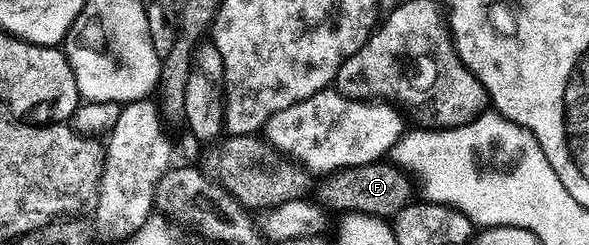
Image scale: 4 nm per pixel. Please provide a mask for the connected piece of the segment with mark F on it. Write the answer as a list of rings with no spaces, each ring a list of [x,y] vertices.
[[[378,161],[367,165],[344,167],[341,171],[326,174],[322,179],[325,180],[322,181],[321,185],[319,183],[316,186],[315,199],[322,207],[333,213],[373,215],[376,219],[388,220],[397,215],[399,209],[403,209],[415,199],[415,195],[413,195],[415,183],[410,172],[398,167],[392,161]]]

